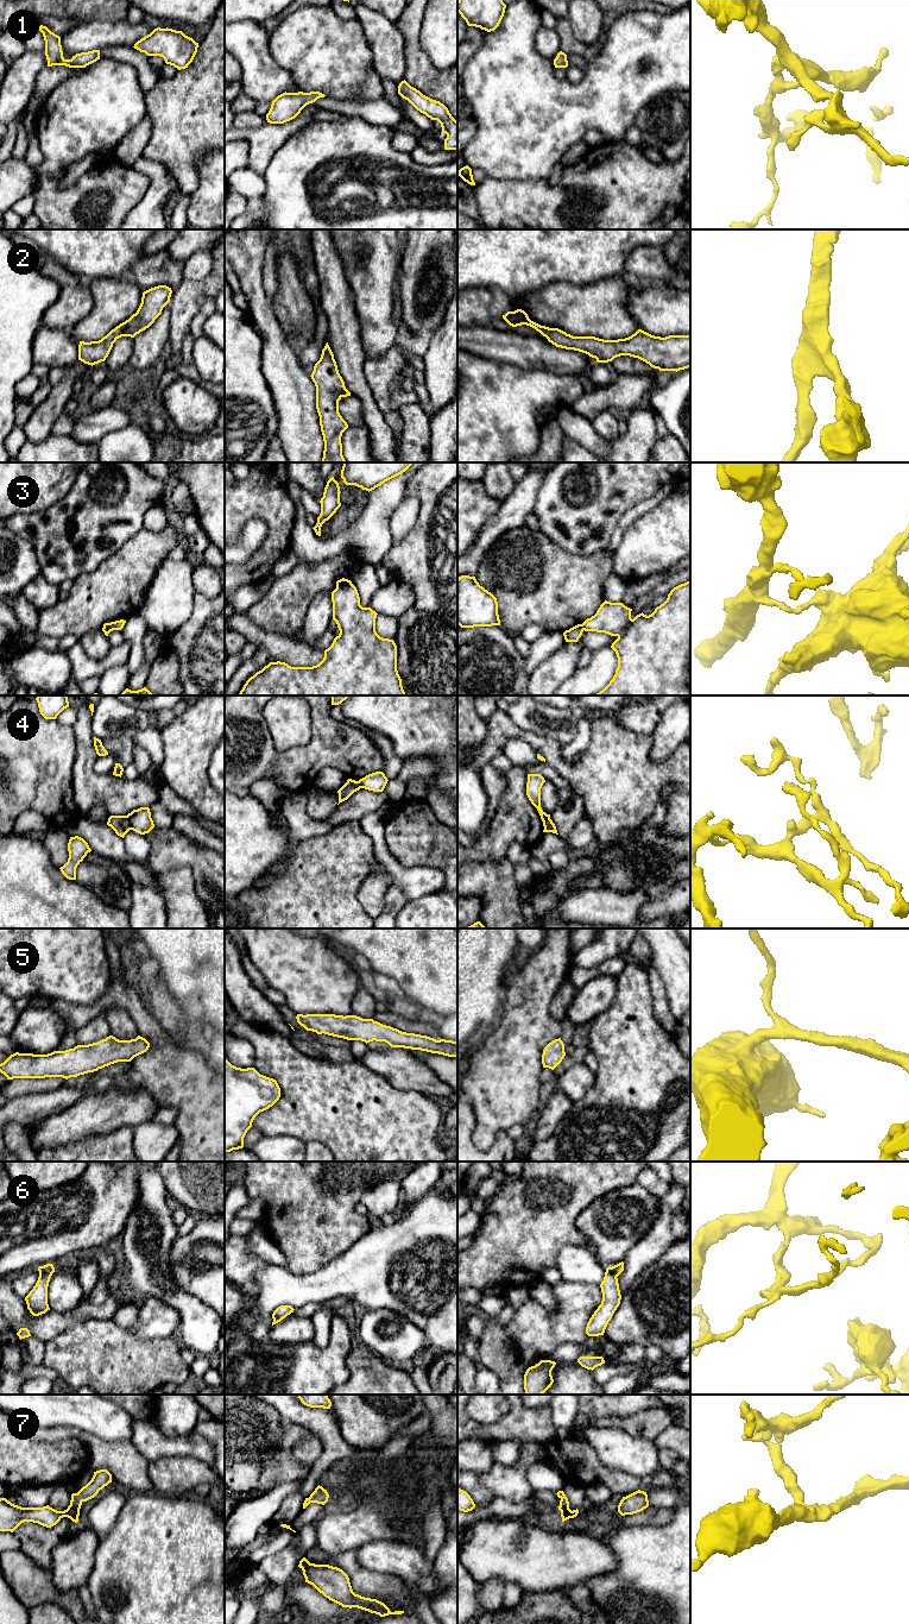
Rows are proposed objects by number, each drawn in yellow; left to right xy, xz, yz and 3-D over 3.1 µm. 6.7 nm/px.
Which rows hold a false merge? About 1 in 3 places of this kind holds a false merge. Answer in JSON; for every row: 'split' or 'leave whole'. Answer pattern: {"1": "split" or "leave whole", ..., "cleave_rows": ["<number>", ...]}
{"1": "leave whole", "2": "leave whole", "3": "split", "4": "split", "5": "leave whole", "6": "split", "7": "leave whole", "cleave_rows": ["3", "4", "6"]}

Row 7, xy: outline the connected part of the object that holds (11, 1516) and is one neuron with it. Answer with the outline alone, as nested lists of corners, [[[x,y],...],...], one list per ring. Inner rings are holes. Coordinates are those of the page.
[[[107,1469],[94,1472],[91,1480],[77,1493],[71,1494],[70,1505],[64,1511],[57,1511],[49,1505],[21,1507],[12,1504],[6,1498],[0,1498],[0,1531],[13,1532],[24,1522],[33,1522],[51,1528],[63,1517],[77,1523],[82,1503],[94,1498],[109,1483],[112,1483],[112,1474]]]

